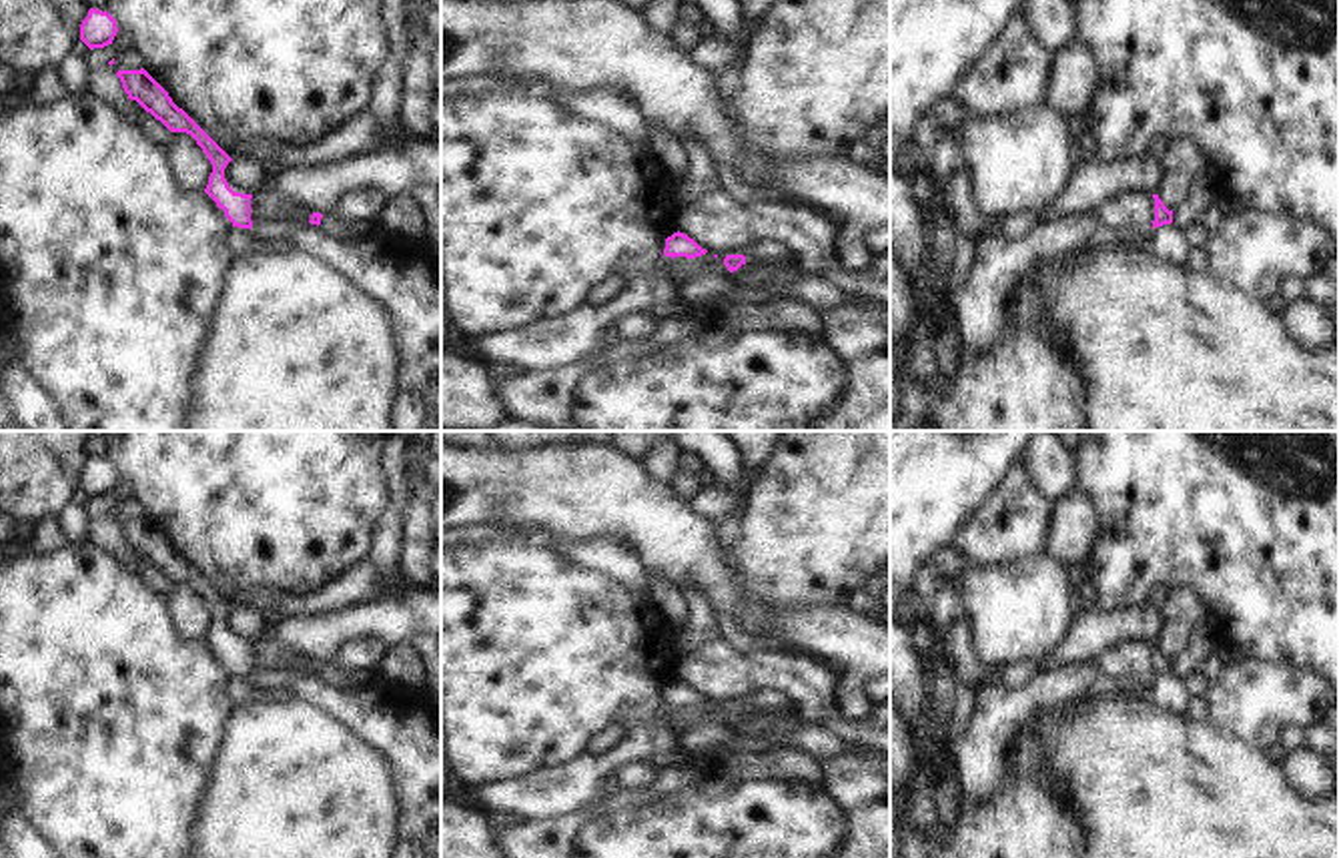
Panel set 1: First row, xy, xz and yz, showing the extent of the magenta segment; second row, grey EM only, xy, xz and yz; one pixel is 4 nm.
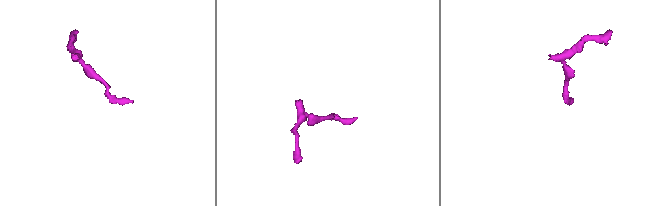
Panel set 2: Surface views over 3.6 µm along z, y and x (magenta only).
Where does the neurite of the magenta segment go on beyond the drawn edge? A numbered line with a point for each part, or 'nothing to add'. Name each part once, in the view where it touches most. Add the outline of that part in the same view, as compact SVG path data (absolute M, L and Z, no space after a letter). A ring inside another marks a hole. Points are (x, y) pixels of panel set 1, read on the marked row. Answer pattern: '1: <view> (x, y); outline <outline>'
nothing to add

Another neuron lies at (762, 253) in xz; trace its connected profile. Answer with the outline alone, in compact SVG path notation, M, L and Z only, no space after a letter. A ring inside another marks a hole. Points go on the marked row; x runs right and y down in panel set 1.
M758 241L758 243L750 243L748 247L744 247L746 253L746 263L734 271L734 279L740 277L742 273L752 273L756 269L762 269L762 267L768 267L768 265L780 265L780 263L786 263L786 261L792 261L792 253L774 243L774 241Z

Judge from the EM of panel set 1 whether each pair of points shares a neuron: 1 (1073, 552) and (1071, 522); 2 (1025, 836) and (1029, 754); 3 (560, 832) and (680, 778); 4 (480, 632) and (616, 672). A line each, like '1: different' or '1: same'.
1: same
2: same
3: same
4: same

